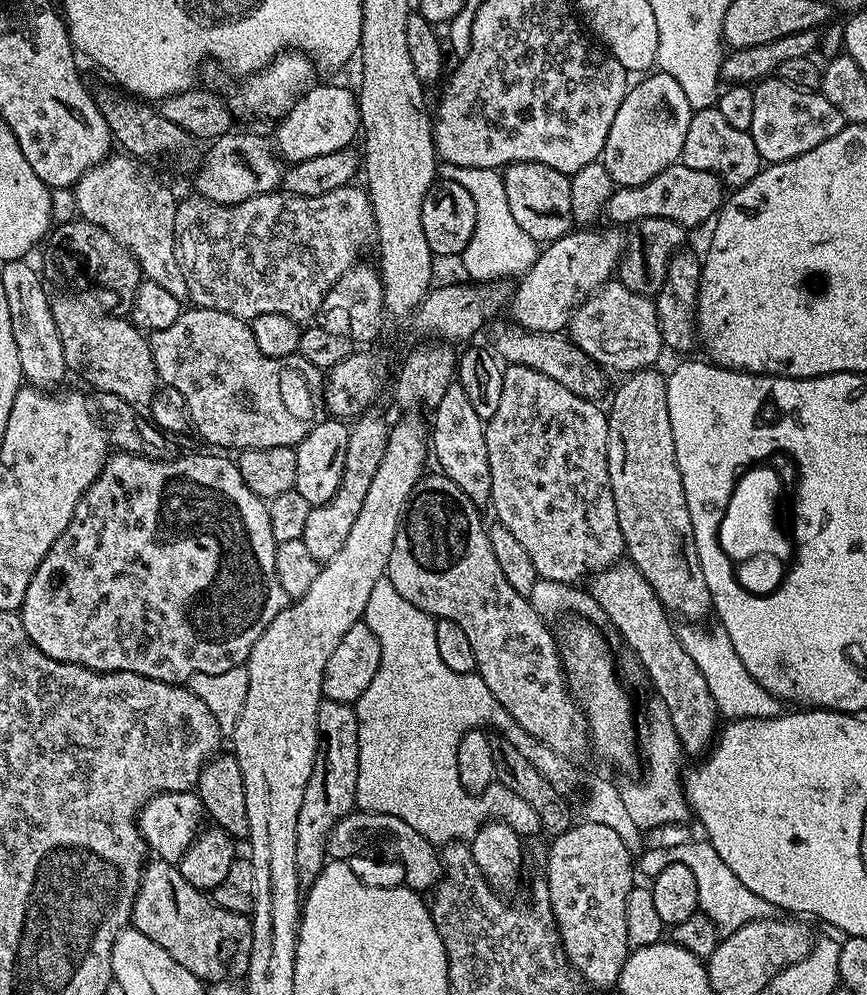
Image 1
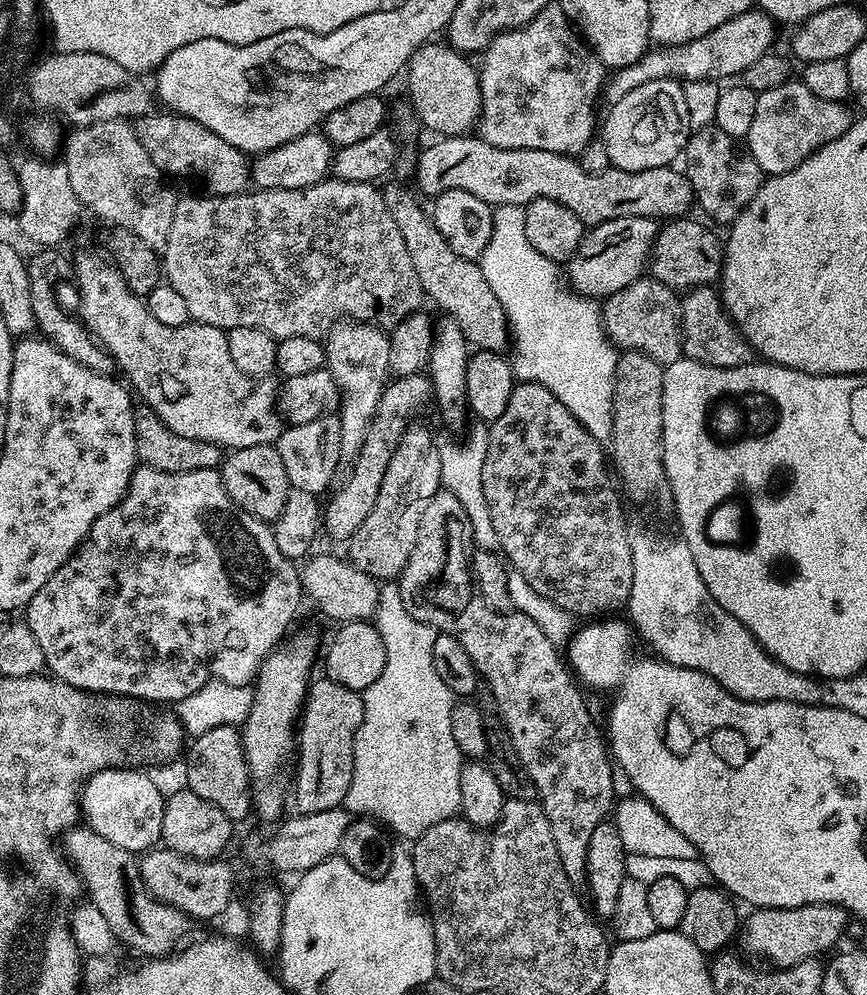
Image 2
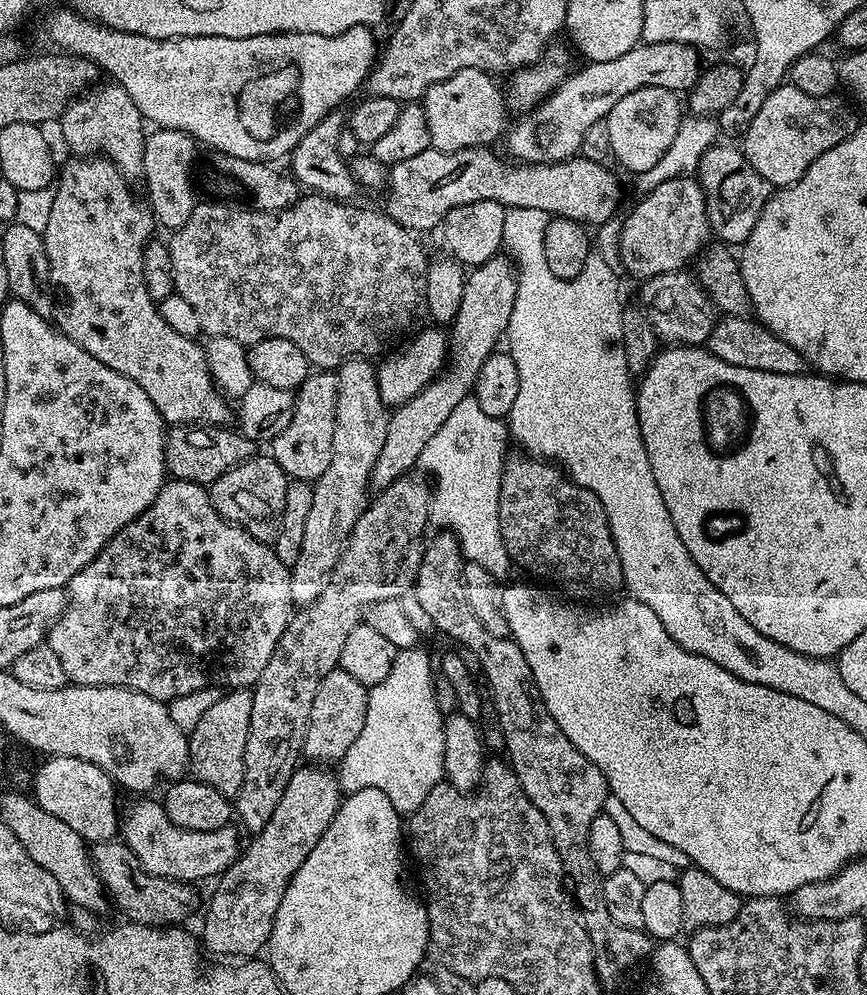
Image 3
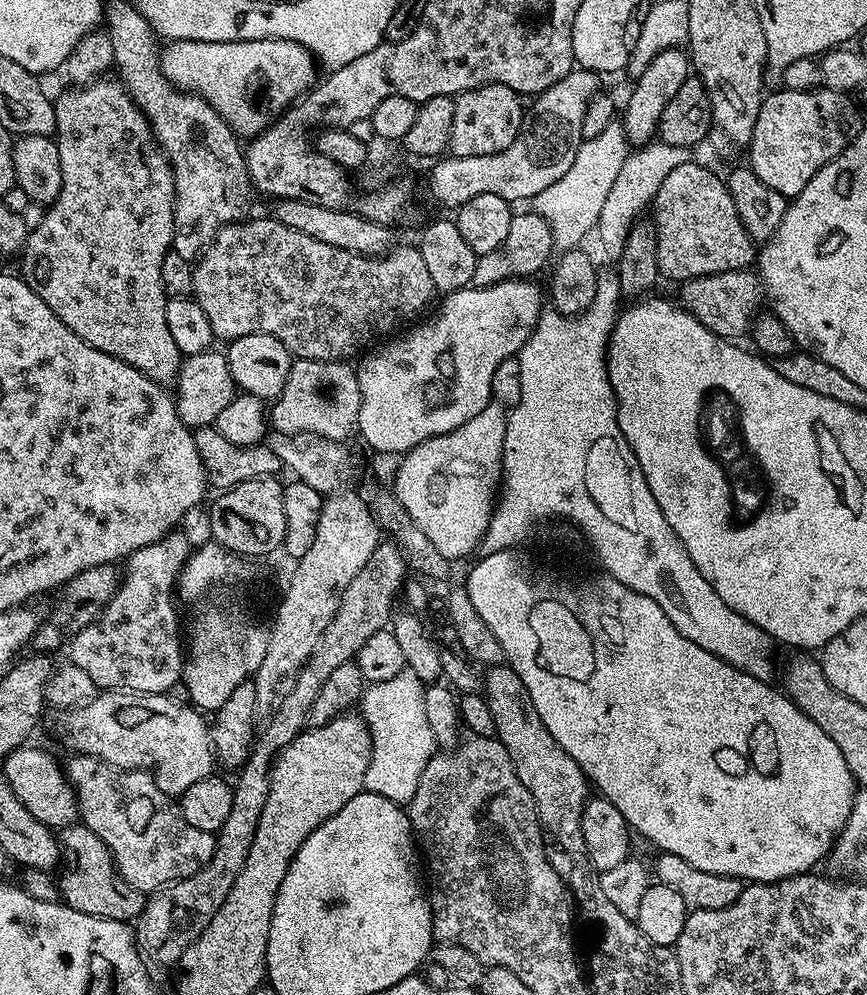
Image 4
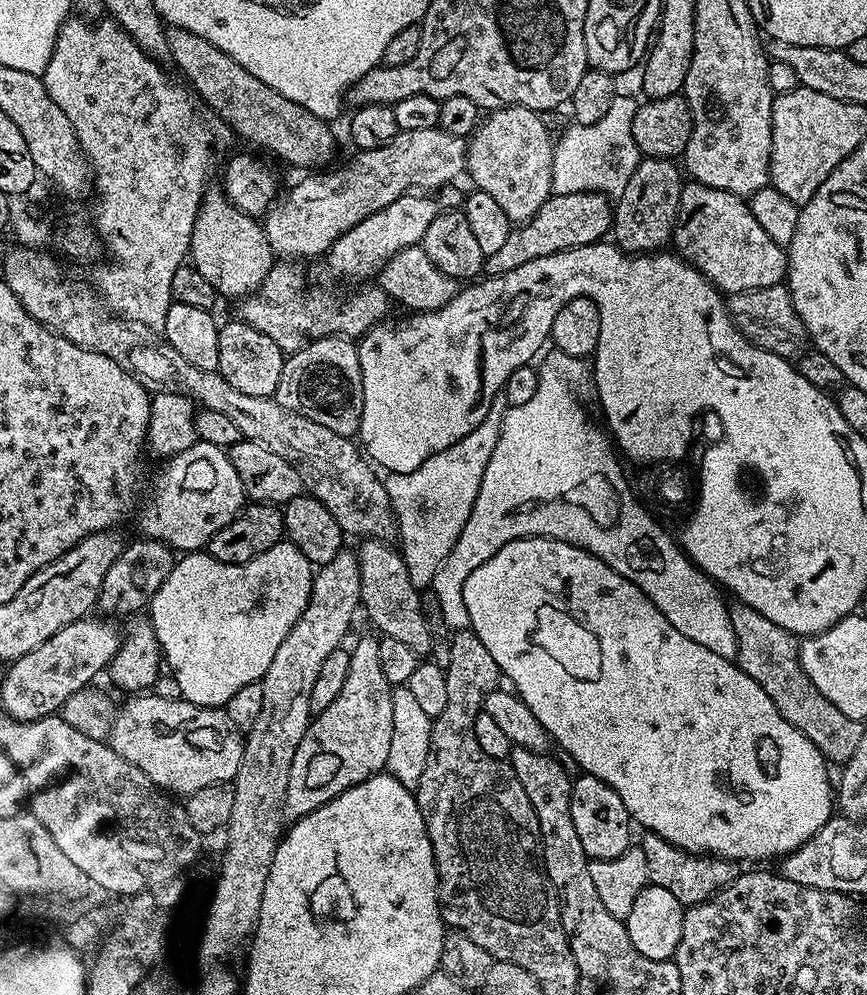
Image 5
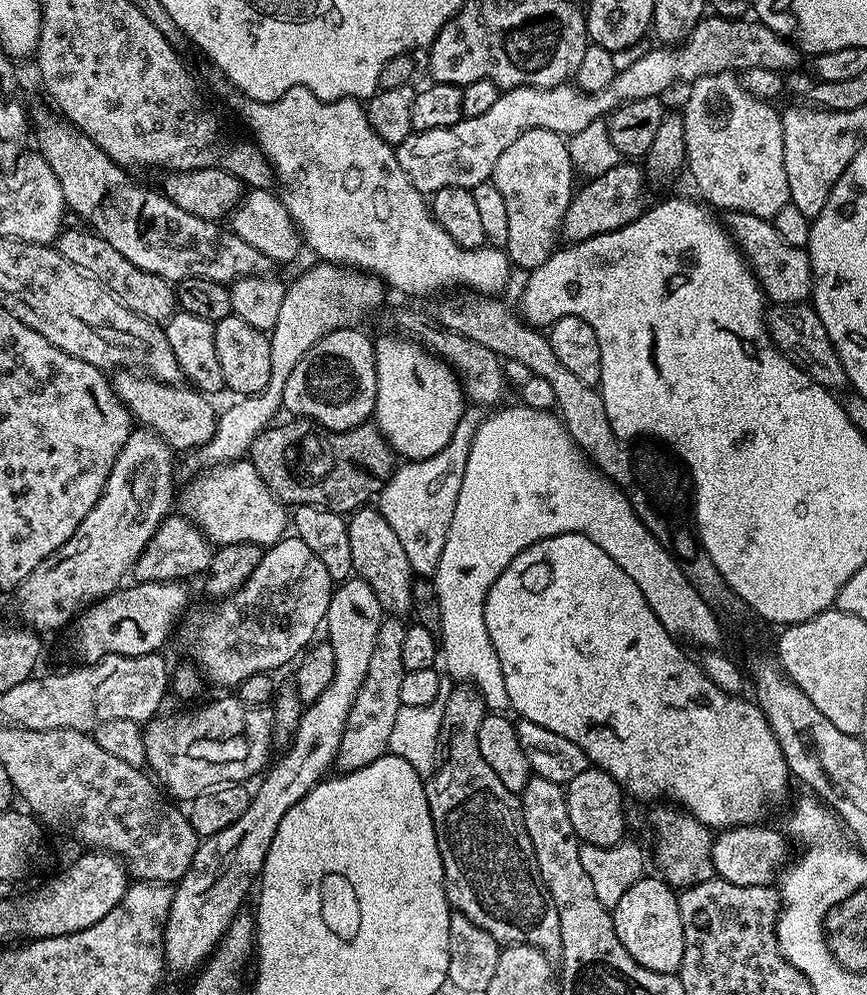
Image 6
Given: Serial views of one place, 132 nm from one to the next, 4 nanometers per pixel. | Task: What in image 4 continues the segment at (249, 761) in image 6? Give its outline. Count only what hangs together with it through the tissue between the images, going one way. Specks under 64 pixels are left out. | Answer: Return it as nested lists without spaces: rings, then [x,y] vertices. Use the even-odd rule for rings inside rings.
[[[104,690],[86,706],[61,711],[56,732],[66,747],[116,768],[150,770],[158,790],[179,798],[194,782],[213,775],[214,753],[209,721],[195,707],[168,694]]]

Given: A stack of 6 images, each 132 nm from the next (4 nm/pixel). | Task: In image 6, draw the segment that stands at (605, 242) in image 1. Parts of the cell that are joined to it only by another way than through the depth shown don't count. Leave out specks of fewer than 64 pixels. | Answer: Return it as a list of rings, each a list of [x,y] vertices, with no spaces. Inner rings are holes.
[[[729,212],[726,216],[726,227],[748,267],[752,269],[752,274],[759,282],[765,297],[773,305],[803,304],[811,297],[811,255],[803,248],[782,242],[771,220],[763,220],[745,212]]]

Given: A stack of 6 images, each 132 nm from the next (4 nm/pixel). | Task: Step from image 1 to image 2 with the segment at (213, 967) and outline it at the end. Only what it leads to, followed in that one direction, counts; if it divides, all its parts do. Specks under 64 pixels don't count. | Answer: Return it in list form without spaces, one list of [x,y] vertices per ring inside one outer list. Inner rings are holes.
[[[87,826],[69,828],[62,837],[62,843],[63,855],[73,869],[78,870],[86,892],[88,888],[87,899],[93,908],[100,911],[102,918],[106,918],[108,929],[121,945],[129,944],[134,951],[145,952],[145,957],[155,958],[171,953],[181,943],[179,940],[190,925],[189,917],[174,905],[164,904],[155,896],[148,895],[133,853],[122,850],[122,846],[114,846],[114,842],[106,842],[102,834]]]

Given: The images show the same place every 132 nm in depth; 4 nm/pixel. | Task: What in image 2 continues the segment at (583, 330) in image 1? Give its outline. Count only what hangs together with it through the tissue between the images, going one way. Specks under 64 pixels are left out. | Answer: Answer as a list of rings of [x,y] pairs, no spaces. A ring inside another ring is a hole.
[[[651,278],[630,282],[626,290],[607,297],[602,304],[604,332],[617,349],[641,352],[661,366],[673,364],[682,356],[680,305],[673,289]]]

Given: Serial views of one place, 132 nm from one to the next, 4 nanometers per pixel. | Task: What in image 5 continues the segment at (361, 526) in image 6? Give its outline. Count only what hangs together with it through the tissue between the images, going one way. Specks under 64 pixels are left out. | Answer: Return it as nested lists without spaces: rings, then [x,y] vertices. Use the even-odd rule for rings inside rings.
[[[363,539],[357,547],[360,600],[371,622],[381,635],[401,639],[417,656],[432,648],[432,632],[424,614],[421,591],[410,581],[403,555],[387,541]]]

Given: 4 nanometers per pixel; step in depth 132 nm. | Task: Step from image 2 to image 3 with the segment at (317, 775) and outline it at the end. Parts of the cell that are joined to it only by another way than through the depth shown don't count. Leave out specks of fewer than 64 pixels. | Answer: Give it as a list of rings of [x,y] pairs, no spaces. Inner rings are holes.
[[[336,667],[326,678],[322,678],[322,686],[318,686],[318,694],[314,694],[314,706],[310,706],[310,722],[306,726],[303,755],[309,761],[320,766],[332,766],[344,759],[346,750],[354,746],[354,738],[362,734],[362,722],[366,722],[366,706],[368,705],[368,689],[362,682],[357,682],[351,674],[346,674]]]

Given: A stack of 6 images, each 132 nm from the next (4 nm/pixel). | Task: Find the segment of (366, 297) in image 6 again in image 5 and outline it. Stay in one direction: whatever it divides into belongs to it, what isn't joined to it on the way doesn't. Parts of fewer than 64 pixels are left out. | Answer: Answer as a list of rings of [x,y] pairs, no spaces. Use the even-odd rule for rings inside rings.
[[[445,186],[439,189],[440,204],[431,200],[428,194],[409,194],[400,196],[390,206],[370,214],[358,222],[346,234],[342,234],[326,253],[328,268],[336,276],[349,276],[355,282],[364,282],[375,277],[390,257],[403,248],[415,248],[421,243],[430,222],[444,210],[456,210],[463,205],[465,193],[459,192],[456,186]]]

